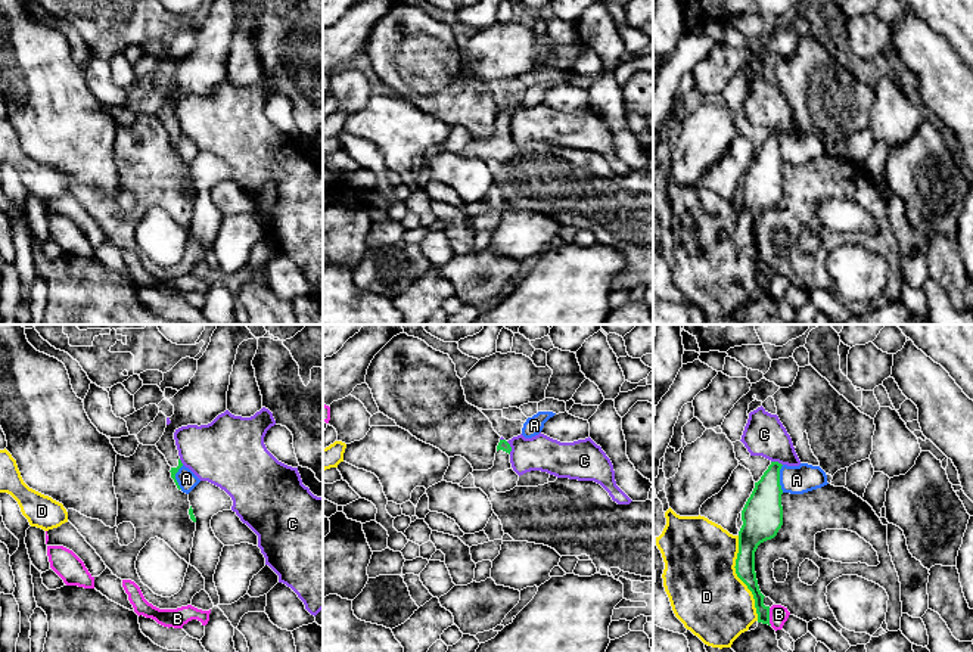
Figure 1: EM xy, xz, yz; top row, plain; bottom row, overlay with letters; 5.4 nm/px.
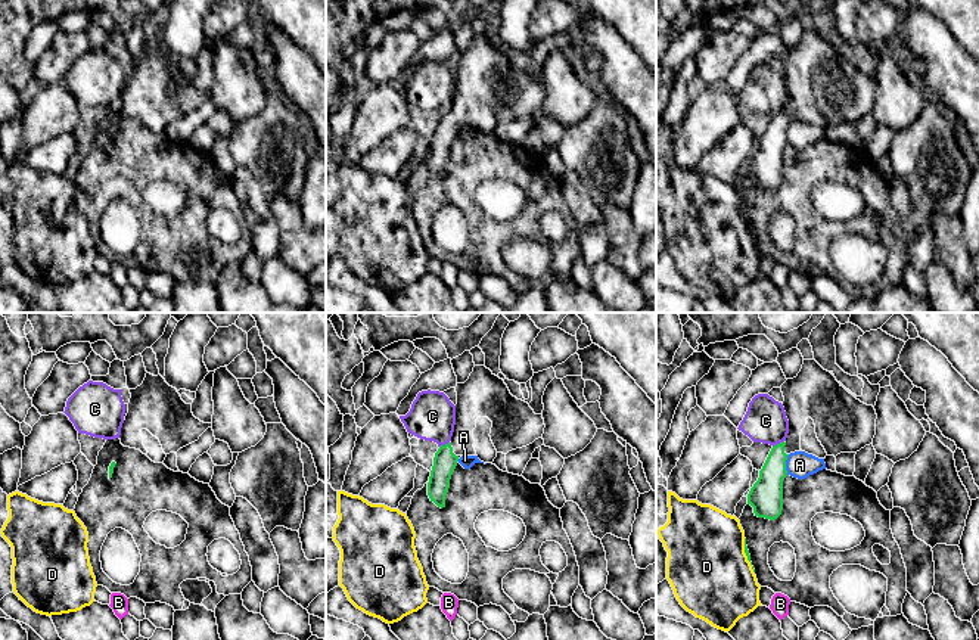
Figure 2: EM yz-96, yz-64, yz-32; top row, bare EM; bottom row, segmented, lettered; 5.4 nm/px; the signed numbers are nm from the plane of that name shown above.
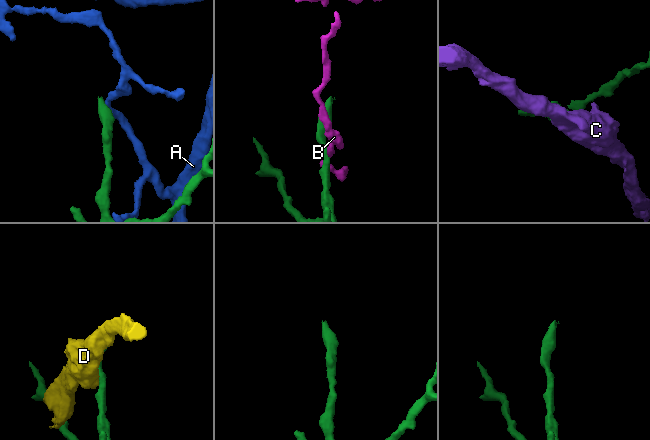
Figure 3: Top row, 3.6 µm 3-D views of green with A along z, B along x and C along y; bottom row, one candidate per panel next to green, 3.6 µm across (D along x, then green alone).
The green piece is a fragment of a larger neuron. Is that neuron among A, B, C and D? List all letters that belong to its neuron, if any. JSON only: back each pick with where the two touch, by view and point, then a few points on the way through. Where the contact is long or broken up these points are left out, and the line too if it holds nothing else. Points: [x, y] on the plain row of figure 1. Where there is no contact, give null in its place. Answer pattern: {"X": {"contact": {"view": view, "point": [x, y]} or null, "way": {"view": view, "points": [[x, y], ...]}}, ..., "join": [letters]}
{"join": []}

